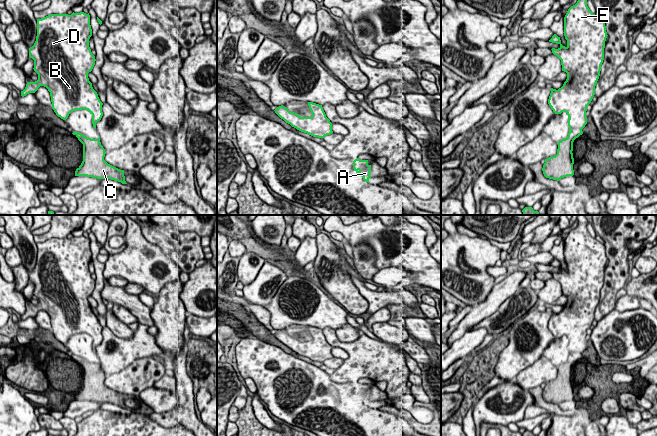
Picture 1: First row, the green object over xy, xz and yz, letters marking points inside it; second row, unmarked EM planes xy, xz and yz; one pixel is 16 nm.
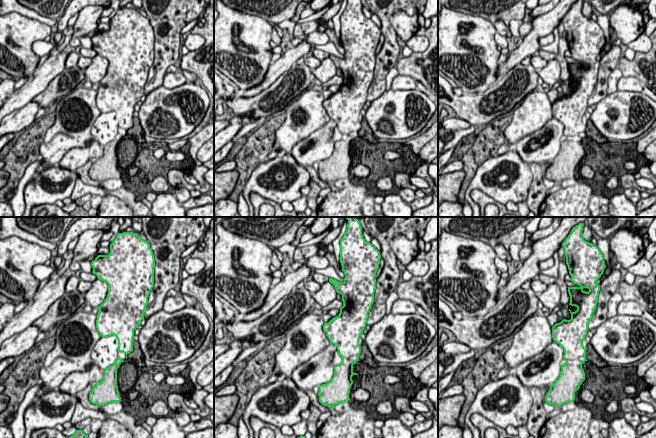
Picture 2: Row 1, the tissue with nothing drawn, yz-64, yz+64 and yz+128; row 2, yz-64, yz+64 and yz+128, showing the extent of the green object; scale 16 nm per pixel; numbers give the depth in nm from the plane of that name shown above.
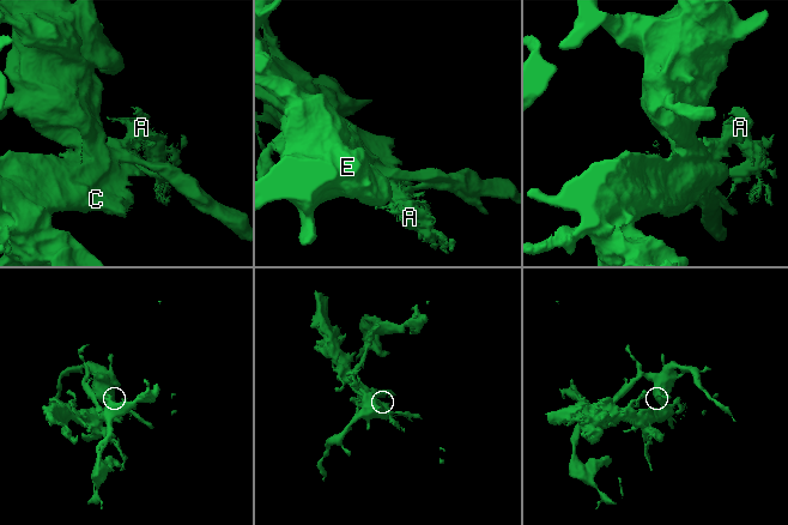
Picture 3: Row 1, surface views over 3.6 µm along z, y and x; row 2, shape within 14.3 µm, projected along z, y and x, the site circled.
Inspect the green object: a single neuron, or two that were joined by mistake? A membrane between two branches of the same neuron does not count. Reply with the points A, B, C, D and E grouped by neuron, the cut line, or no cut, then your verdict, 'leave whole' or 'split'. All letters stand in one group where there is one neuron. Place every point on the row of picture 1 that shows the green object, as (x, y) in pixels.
groups A C / B D E; cut yz (568, 119), (571, 127), (579, 127), (581, 129); split

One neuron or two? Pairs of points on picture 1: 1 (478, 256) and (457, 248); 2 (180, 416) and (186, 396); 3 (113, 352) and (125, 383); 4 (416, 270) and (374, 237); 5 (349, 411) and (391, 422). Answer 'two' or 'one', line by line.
1: one
2: one
3: two
4: one
5: one

